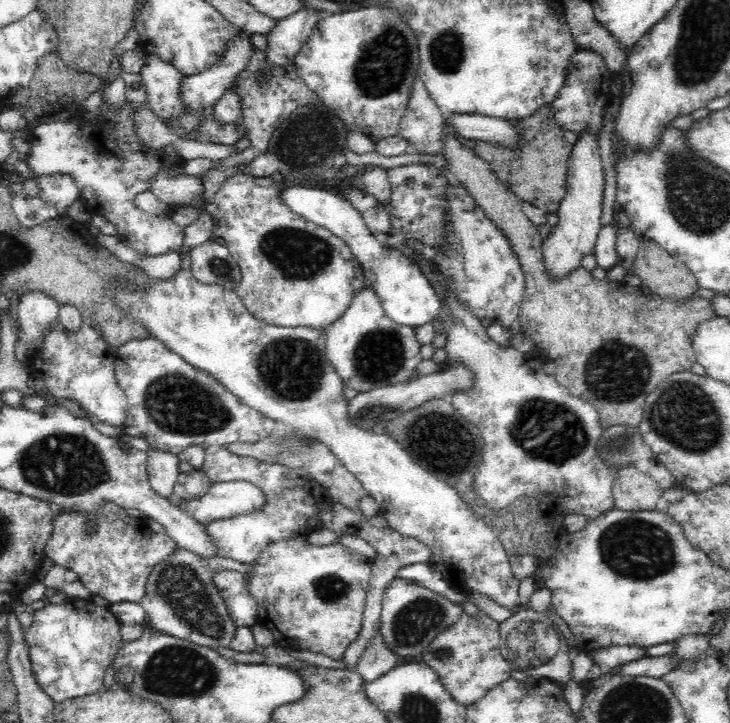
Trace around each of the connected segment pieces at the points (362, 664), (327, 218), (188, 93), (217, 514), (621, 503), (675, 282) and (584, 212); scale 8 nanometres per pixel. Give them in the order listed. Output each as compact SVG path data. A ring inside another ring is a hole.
M379 620L376 622L374 638L368 642L368 646L364 647L366 651L362 654L354 670L363 678L365 683L372 682L378 676L386 674L387 671L402 665L404 662L404 658L400 658L386 646L379 631Z
M311 185L292 186L282 192L281 200L302 218L323 226L346 242L366 280L370 282L371 289L378 295L384 313L392 321L398 325L413 327L437 323L438 313L442 308L441 300L421 267L399 248L392 250L385 246L376 234L366 228L362 215L347 200L329 189Z
M240 31L241 34L227 45L225 56L221 58L216 65L210 66L207 70L204 70L201 74L186 76L182 80L182 86L180 87L180 101L182 105L190 111L190 113L200 113L204 111L206 107L214 105L223 94L226 92L228 87L232 86L232 82L236 80L236 77L250 62L250 56L252 52L256 52L252 42L250 42L250 34Z
M213 482L205 494L194 498L181 498L178 508L202 523L249 514L263 506L264 493L252 482Z
M624 465L613 484L615 507L625 511L657 510L663 492L648 472L632 466Z
M648 239L640 242L630 273L639 276L642 284L666 299L685 301L699 288L694 273L682 261Z
M578 133L573 144L568 165L566 194L557 210L558 222L542 242L543 264L546 273L554 280L567 277L581 266L581 258L593 252L602 224L602 196L604 196L605 172L594 133Z

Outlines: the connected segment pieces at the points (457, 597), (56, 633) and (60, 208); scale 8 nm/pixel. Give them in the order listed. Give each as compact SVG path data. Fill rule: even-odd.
M424 563L412 564L398 569L397 577L408 582L412 581L419 586L424 586L429 590L438 592L441 596L448 598L454 604L467 602L467 594L451 586L451 584L442 579L441 574L434 572Z
M69 598L62 604L47 602L35 610L25 638L29 643L33 675L39 687L55 703L96 694L103 687L106 669L113 664L123 643L121 625L108 606L98 606L90 598Z
M68 174L40 176L36 181L41 189L38 197L56 208L60 216L65 216L65 210L79 197L78 186Z

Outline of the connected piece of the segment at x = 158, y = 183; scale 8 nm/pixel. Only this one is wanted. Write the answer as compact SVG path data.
M164 172L150 181L149 190L158 200L171 207L177 207L201 205L203 188L197 177L182 175L178 178L171 178L171 174Z

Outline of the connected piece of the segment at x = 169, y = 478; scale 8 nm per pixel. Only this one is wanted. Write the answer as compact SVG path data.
M149 448L147 454L147 469L150 484L156 494L168 498L173 492L177 476L181 473L178 464L180 460L170 451Z

